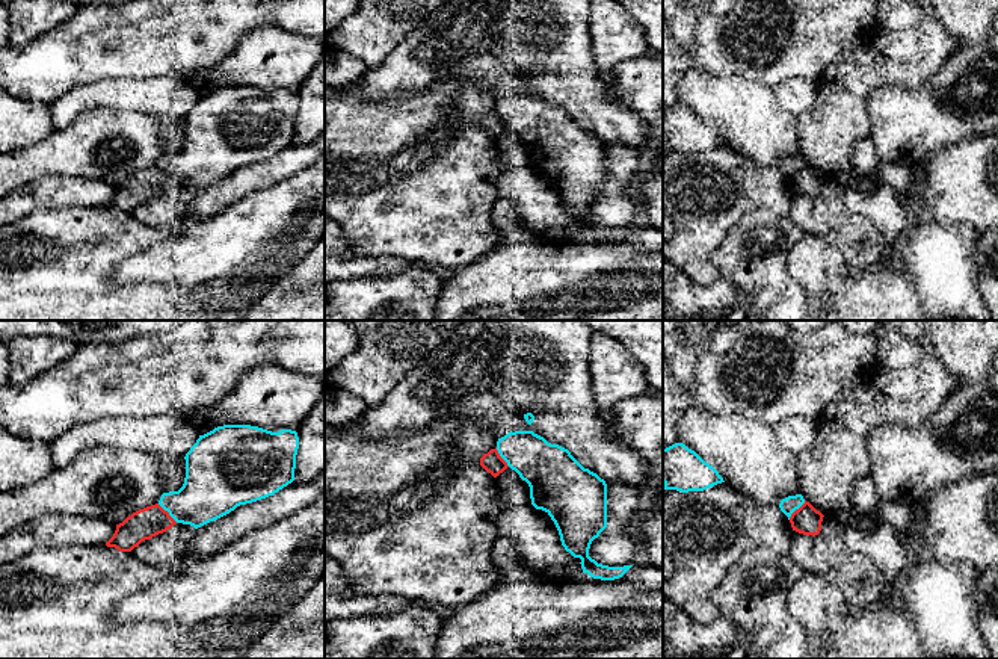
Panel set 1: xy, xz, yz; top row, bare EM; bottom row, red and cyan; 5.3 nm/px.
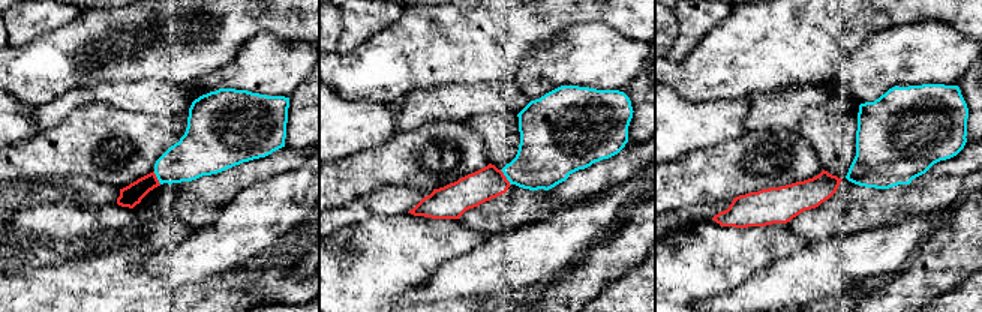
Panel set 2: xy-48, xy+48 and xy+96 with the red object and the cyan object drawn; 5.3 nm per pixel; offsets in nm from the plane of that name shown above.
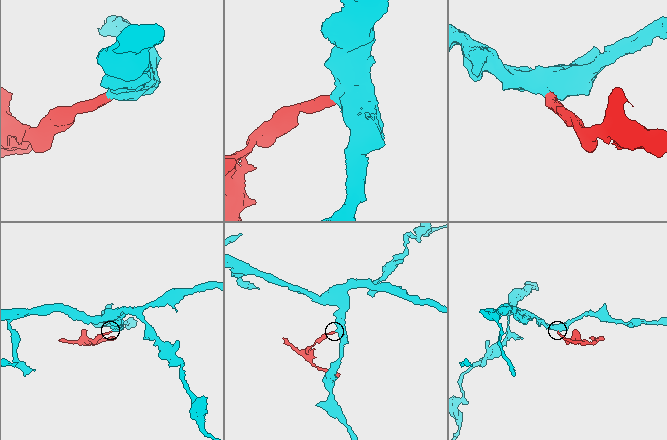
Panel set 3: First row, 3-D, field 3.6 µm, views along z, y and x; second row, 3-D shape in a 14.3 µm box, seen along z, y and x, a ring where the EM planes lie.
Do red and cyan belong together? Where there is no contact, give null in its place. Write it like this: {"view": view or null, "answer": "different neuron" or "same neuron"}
{"view": "xy", "answer": "different neuron"}

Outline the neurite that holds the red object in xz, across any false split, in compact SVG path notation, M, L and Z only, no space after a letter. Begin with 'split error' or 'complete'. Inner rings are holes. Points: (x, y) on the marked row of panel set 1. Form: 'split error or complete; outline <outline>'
complete; outline M497 447L491 449L480 458L480 466L494 478L497 478L509 467L507 463L500 456Z

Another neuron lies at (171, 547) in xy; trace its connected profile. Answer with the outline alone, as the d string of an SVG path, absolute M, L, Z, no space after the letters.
M177 523L163 534L142 541L131 553L148 565L180 567L190 561L190 540L196 529L190 524Z

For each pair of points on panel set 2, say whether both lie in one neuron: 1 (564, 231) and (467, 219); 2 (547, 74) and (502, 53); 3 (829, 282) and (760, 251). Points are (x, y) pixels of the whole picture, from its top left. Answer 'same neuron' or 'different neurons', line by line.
1: different neurons
2: different neurons
3: different neurons

